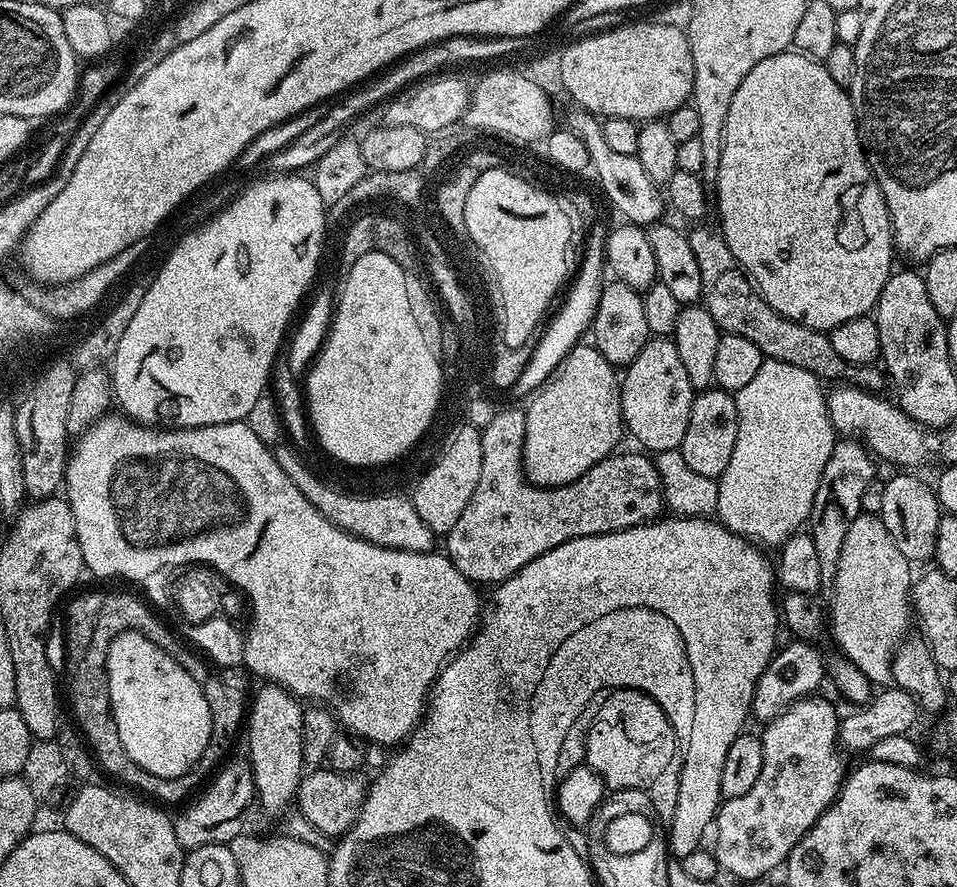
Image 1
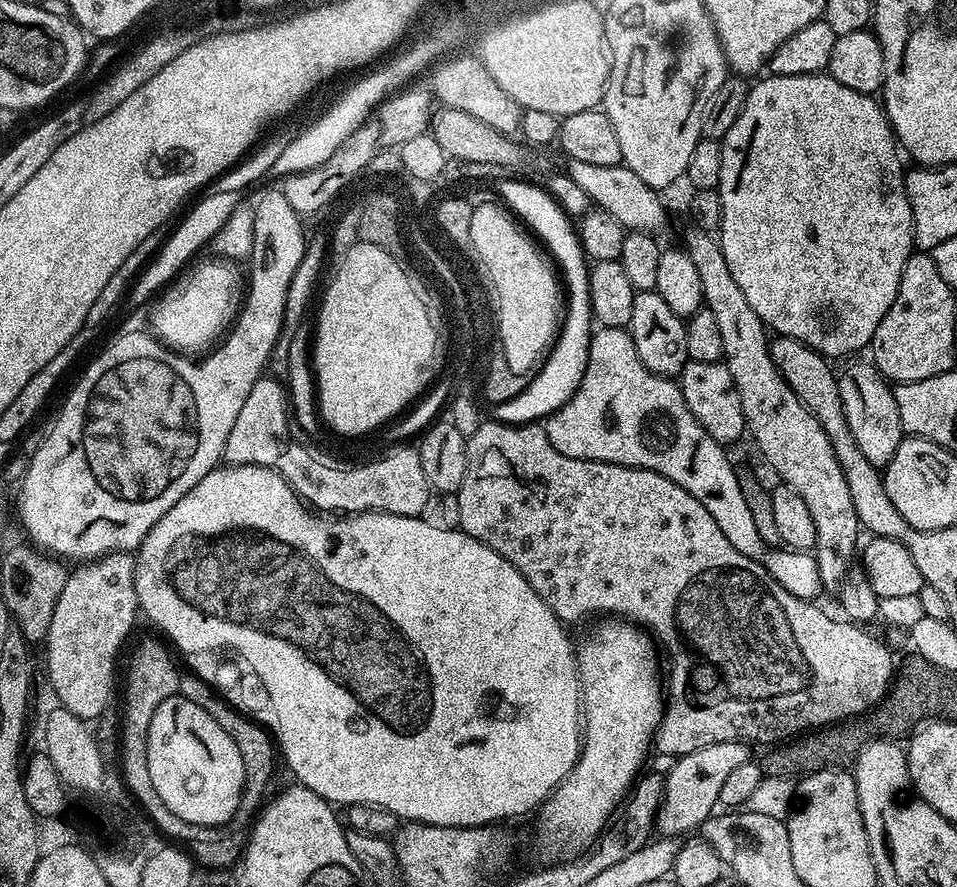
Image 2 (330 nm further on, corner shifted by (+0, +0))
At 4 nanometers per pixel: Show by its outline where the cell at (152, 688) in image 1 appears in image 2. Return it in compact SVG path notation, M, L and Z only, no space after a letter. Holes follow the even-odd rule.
M179 694L166 698L150 721L146 755L150 782L170 814L178 814L182 822L203 828L232 823L234 814L242 807L246 787L244 759L238 754L234 738L202 706L194 706L194 702Z

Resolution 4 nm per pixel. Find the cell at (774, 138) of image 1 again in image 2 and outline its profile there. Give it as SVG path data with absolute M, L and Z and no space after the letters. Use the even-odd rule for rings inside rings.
M815 72L814 74L790 74L789 76L773 76L765 75L765 80L760 80L755 85L749 87L748 97L746 98L746 106L742 106L742 114L738 114L734 126L730 126L730 130L726 130L723 140L720 141L720 149L722 150L722 178L720 179L720 187L718 189L722 198L722 222L718 239L720 241L720 249L726 258L726 266L730 266L730 274L734 278L734 282L738 282L742 294L746 294L746 298L750 302L750 306L754 306L754 314L758 314L758 318L762 318L762 322L773 333L781 336L789 336L795 340L800 340L806 346L810 346L815 352L820 353L825 358L833 358L832 356L848 356L851 352L856 352L859 348L867 349L874 338L874 330L878 330L878 322L882 322L882 318L886 318L886 310L890 310L890 306L894 302L894 298L898 294L898 286L902 278L902 266L906 266L906 258L911 256L914 251L914 241L912 239L912 211L910 210L910 202L906 198L906 190L904 189L905 165L900 165L901 149L898 147L898 141L894 133L892 133L892 124L888 121L888 115L885 114L883 107L879 103L876 104L871 95L867 92L859 92L858 90L850 90L850 86L842 86L842 82L838 82L833 76L829 76L824 72Z

